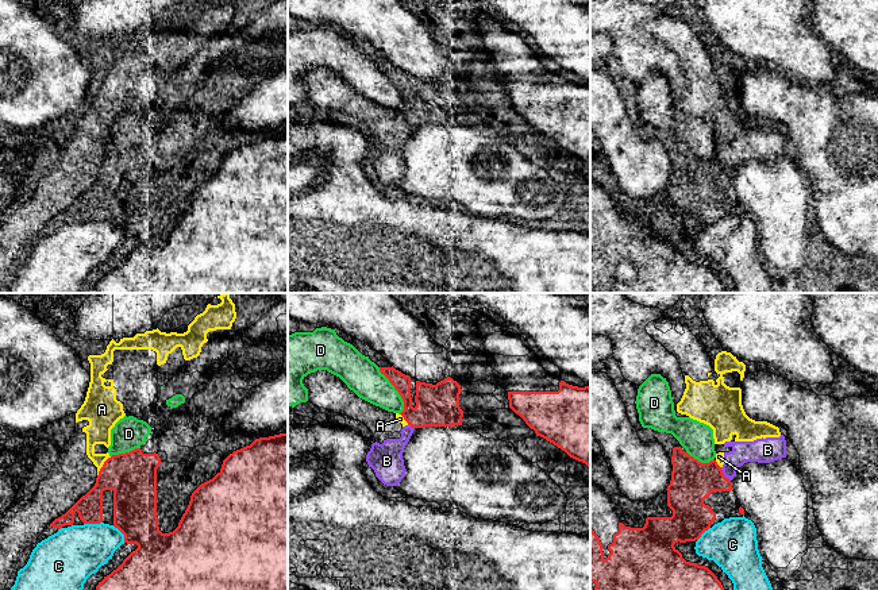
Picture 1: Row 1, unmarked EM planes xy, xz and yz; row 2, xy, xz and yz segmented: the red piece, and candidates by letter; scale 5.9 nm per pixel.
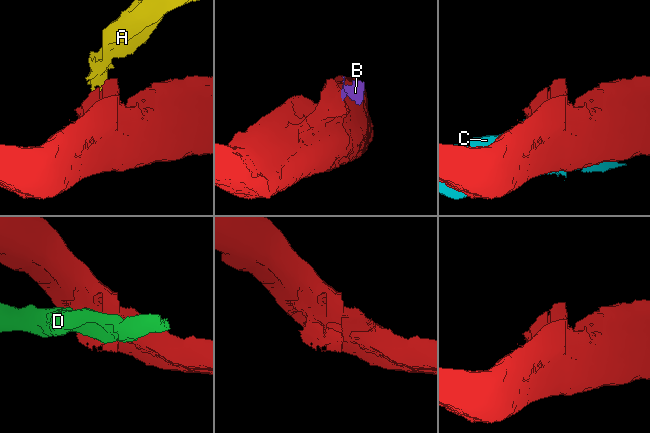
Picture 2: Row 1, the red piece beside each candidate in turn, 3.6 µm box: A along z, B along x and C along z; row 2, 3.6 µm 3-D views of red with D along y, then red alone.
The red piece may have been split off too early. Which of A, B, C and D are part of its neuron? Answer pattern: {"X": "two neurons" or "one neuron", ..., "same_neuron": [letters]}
{"A": "two neurons", "B": "two neurons", "C": "two neurons", "D": "two neurons", "same_neuron": []}

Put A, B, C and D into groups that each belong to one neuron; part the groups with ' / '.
A B / C / D

